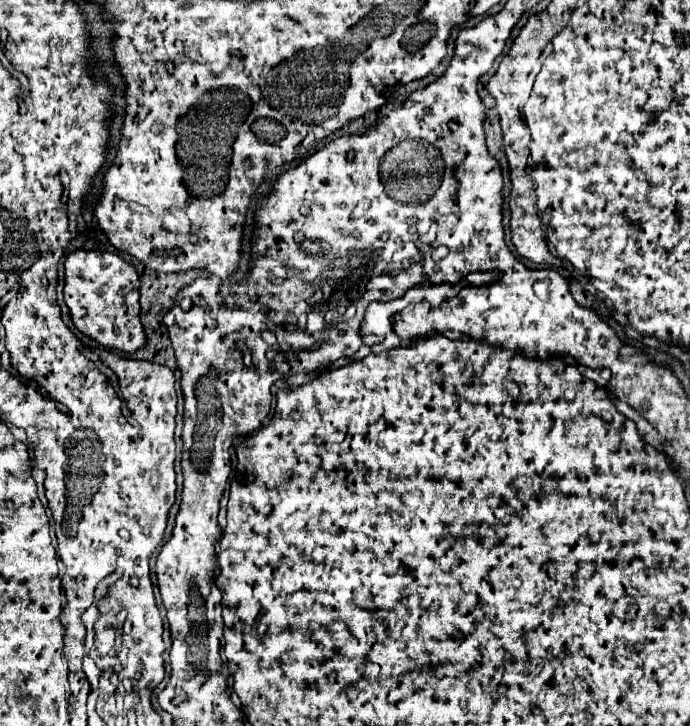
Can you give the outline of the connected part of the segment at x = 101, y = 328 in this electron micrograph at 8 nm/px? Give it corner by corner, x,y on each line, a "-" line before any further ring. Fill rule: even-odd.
74,251
66,257
66,287
64,301
78,331
96,339
104,347
134,353
144,347
144,327
140,323
138,289
126,293
122,285
122,265
126,261
114,253
104,251

